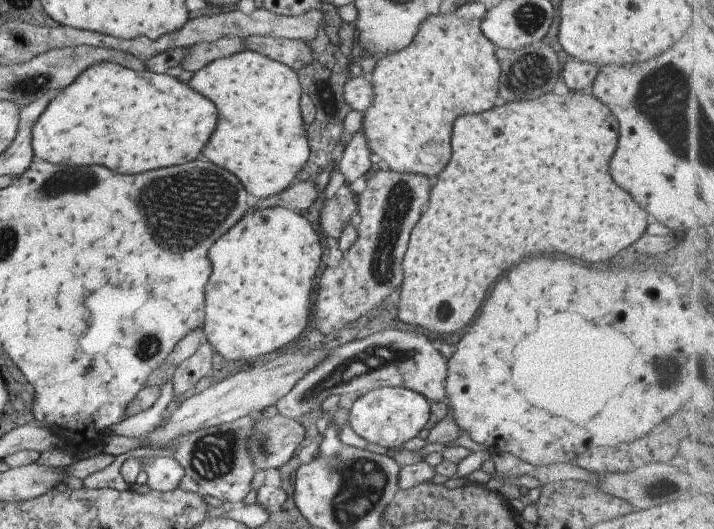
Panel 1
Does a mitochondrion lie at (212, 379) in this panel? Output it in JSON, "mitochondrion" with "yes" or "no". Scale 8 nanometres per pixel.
{"mitochondrion":"no"}

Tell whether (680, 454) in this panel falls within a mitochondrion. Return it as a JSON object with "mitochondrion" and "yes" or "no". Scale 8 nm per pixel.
{"mitochondrion":"no"}

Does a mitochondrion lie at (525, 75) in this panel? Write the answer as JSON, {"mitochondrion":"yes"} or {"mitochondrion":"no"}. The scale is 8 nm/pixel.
{"mitochondrion":"yes"}

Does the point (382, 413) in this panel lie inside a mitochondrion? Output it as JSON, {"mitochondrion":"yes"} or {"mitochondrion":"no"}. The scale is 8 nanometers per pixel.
{"mitochondrion":"no"}

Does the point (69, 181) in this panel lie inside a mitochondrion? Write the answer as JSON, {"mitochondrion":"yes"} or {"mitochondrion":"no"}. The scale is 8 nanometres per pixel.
{"mitochondrion":"yes"}

